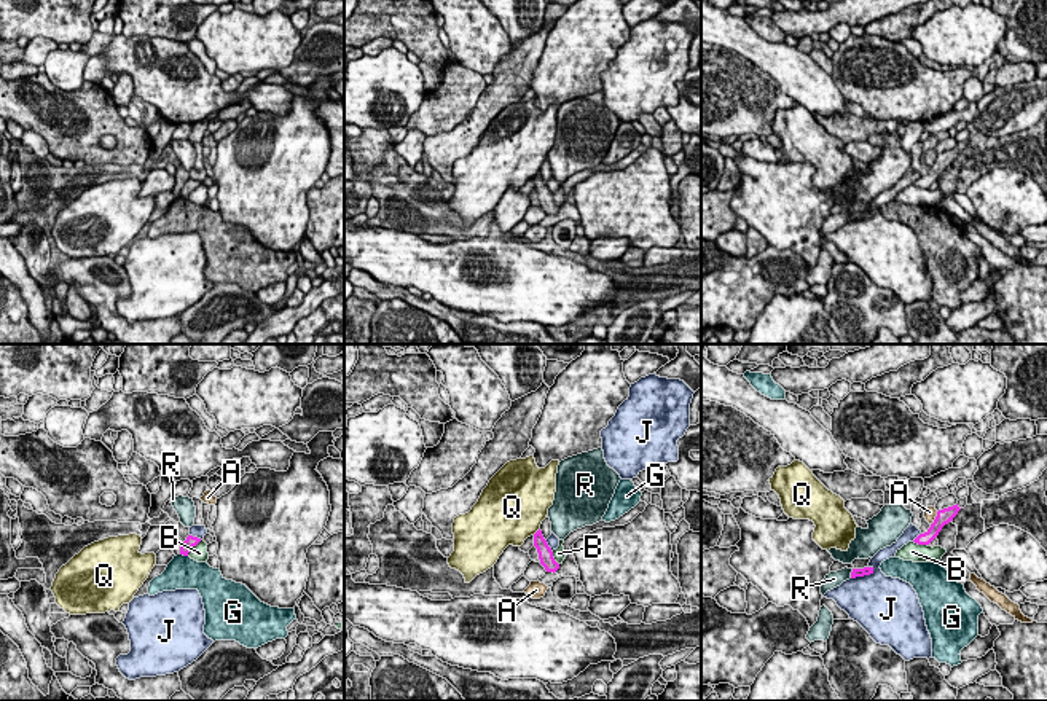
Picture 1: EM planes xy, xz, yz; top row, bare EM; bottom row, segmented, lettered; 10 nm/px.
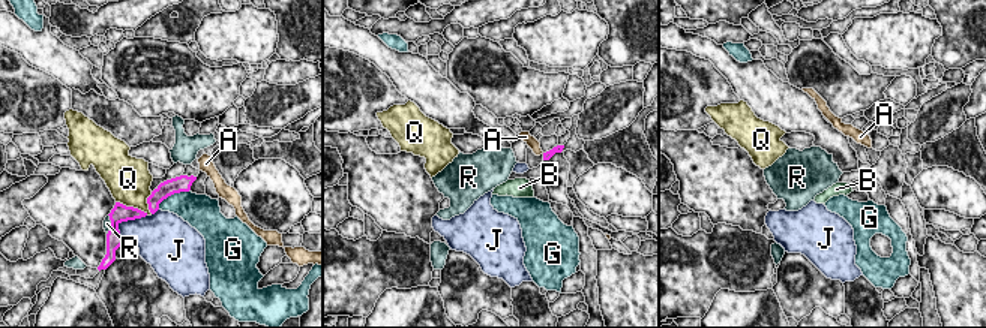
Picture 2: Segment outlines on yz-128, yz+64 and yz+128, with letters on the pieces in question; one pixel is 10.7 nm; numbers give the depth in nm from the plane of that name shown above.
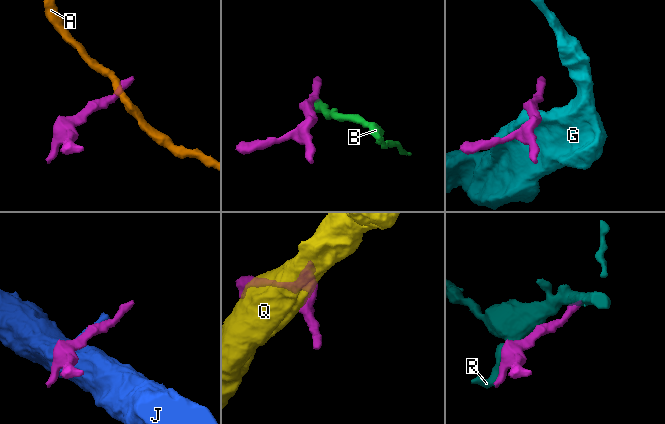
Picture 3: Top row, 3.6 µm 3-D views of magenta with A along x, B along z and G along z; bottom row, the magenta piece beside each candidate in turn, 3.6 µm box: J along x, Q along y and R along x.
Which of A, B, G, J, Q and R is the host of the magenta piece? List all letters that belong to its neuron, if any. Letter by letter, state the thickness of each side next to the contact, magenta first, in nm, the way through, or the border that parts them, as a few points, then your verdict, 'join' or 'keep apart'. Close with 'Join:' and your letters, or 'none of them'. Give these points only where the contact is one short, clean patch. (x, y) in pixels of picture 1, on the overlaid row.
A: 160/130 nm | along yz (937, 512), (931, 524) | keep apart
B: 120/160 nm | along xy (201, 540), (187, 555) | keep apart
G: 120/340 nm | keep apart
J: 100/500 nm | keep apart
Q: 140/480 nm | keep apart
R: 100/160 nm | keep apart
Join: none of them

